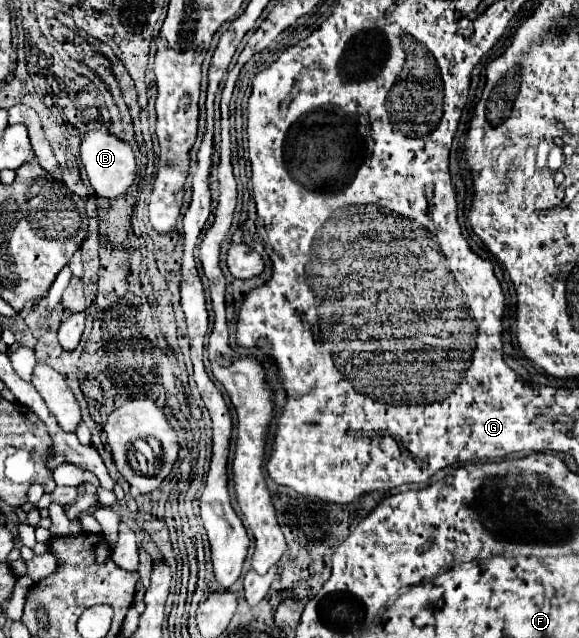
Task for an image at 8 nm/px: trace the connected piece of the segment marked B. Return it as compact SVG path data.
M89 131L85 135L85 139L81 141L81 161L87 171L89 183L93 185L93 189L99 197L117 199L117 197L125 195L137 177L137 163L135 163L135 153L133 153L131 145L117 139L111 133Z

